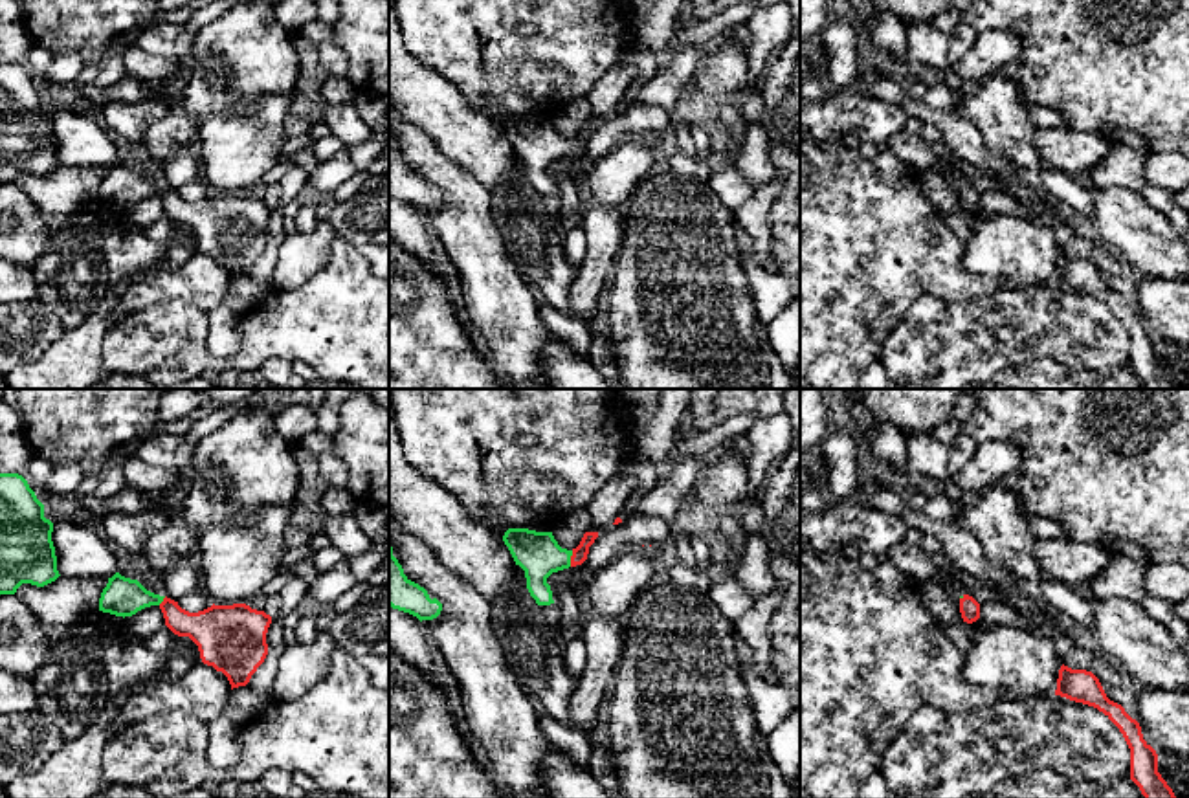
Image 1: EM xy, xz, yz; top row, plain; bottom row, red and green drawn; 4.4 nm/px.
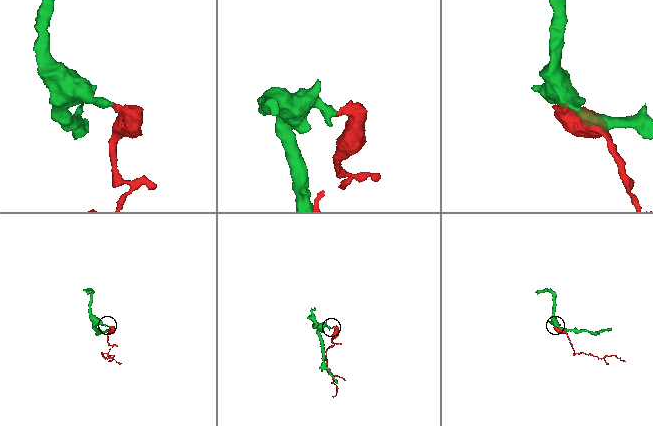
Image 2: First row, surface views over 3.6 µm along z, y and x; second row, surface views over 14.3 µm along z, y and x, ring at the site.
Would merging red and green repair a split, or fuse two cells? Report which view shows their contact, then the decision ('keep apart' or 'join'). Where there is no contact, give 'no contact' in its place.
xz | join

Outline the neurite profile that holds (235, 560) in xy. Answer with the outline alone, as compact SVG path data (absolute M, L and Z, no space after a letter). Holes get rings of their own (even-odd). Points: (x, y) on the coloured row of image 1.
M294 503L264 506L246 523L217 525L200 534L196 565L202 591L215 605L244 604L279 572L292 514Z

